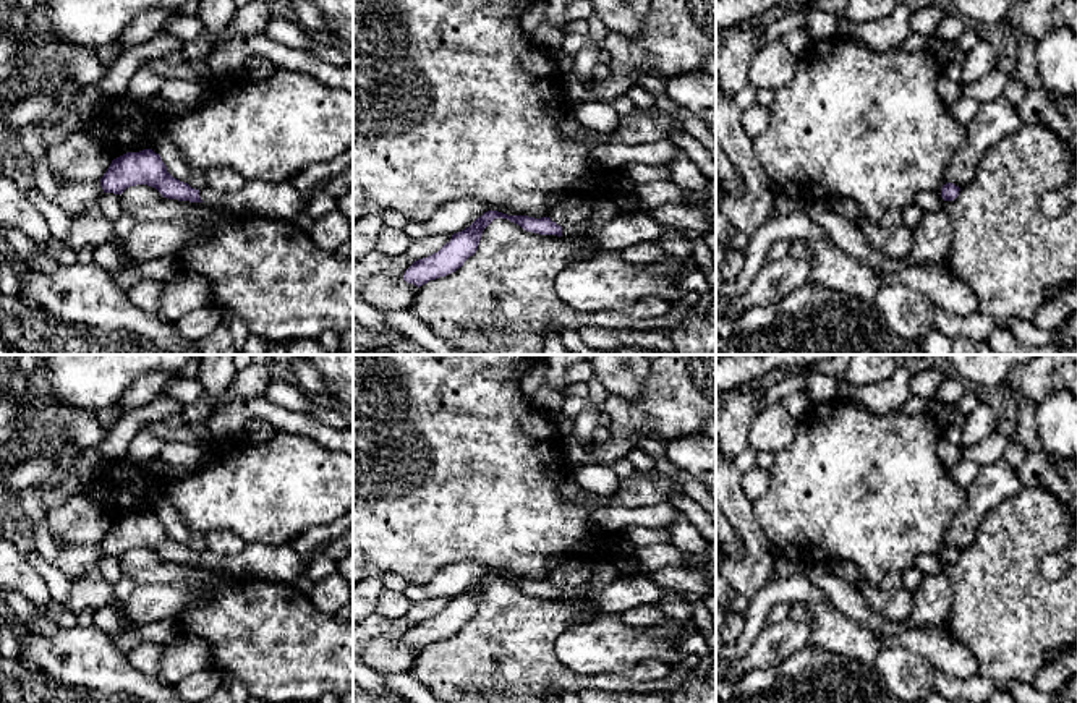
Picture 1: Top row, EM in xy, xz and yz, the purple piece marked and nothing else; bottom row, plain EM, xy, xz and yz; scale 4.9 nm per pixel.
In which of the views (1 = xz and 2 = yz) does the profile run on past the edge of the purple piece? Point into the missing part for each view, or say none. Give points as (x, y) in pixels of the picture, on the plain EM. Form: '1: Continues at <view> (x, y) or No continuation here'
1: Continues at xz (569, 592)
2: No continuation here

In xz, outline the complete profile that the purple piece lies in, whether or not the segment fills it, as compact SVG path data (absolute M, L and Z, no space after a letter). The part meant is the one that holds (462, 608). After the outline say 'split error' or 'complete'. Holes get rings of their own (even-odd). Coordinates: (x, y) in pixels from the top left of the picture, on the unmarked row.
M487 573L478 580L470 590L452 598L437 616L415 624L403 637L403 643L416 648L418 651L429 643L445 640L463 628L463 625L473 619L478 612L483 593L494 582L507 582L520 588L526 594L539 598L557 598L570 601L583 594L581 586L557 588L549 580L528 580L528 578L507 578L497 573Z; split error

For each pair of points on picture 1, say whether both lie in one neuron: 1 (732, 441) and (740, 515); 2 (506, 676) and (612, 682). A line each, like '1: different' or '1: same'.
1: different
2: same

